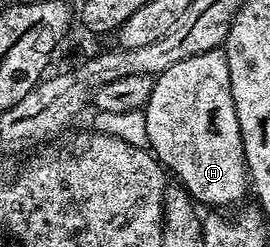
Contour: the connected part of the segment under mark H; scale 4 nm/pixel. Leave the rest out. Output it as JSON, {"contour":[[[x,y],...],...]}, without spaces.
{"contour":[[[220,49],[179,60],[179,64],[171,64],[171,68],[156,75],[153,78],[153,91],[143,107],[143,113],[149,137],[148,149],[172,177],[174,174],[178,178],[176,181],[184,187],[194,203],[209,206],[205,208],[225,208],[228,202],[240,196],[241,185],[247,182],[245,149],[239,116],[235,112],[235,100],[231,96],[227,60]]]}

